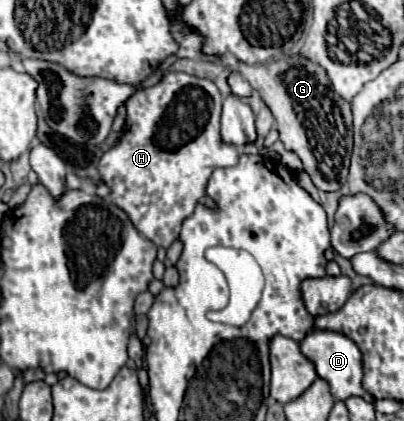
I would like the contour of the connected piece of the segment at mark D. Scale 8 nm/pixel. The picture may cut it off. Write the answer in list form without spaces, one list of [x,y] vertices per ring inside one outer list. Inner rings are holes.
[[[312,329],[300,341],[300,349],[316,365],[318,377],[322,377],[330,383],[334,399],[346,401],[348,397],[358,395],[358,397],[364,397],[370,403],[375,402],[375,399],[362,389],[362,355],[360,355],[358,345],[354,345],[354,341],[350,341],[350,337],[346,337],[342,333],[334,333],[334,331]]]

